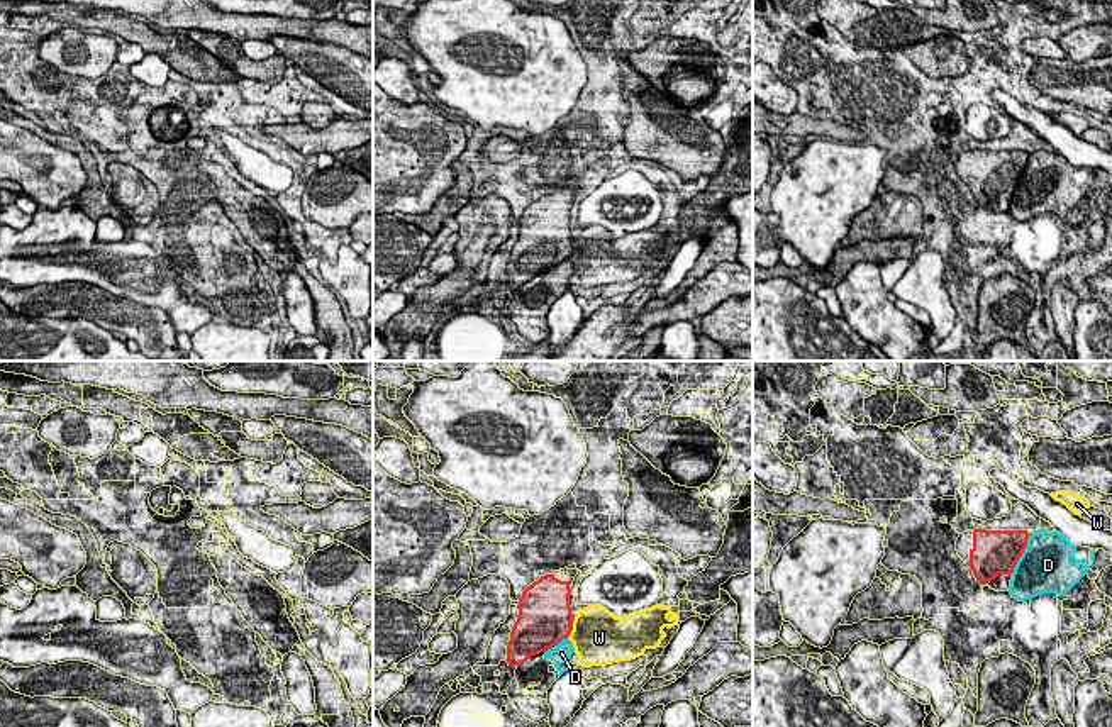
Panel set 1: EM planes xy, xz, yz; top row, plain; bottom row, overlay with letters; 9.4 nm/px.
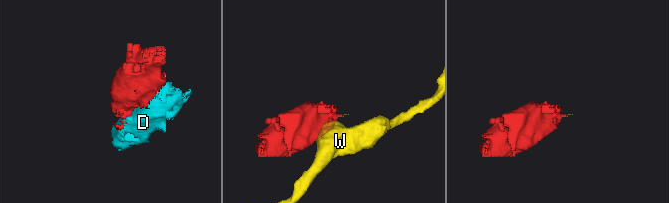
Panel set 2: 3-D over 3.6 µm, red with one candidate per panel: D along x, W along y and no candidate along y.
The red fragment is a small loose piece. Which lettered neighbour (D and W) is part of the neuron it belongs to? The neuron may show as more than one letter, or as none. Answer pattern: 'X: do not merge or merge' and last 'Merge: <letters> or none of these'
D: do not merge
W: do not merge
Merge: none of these

